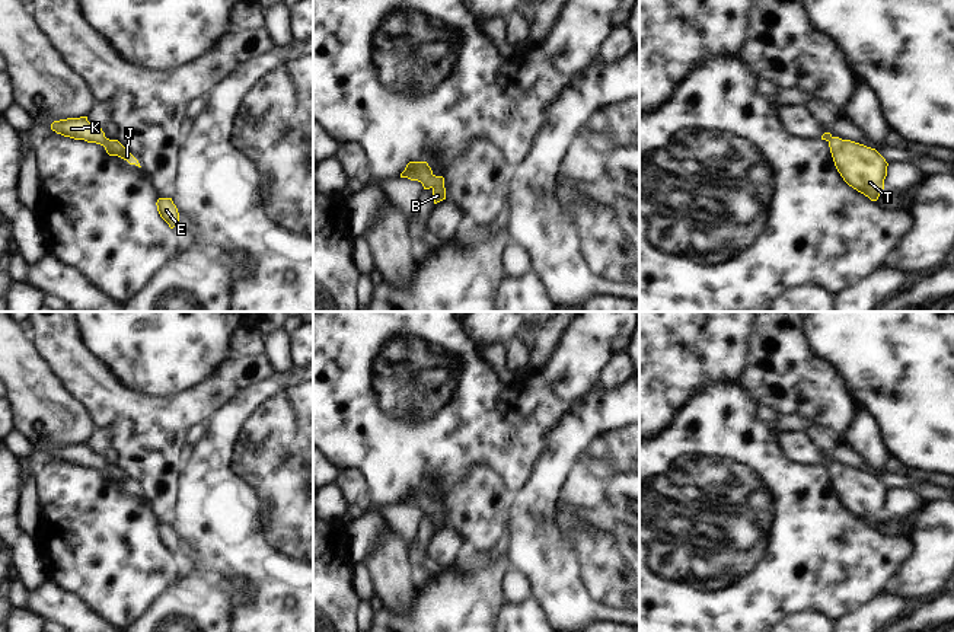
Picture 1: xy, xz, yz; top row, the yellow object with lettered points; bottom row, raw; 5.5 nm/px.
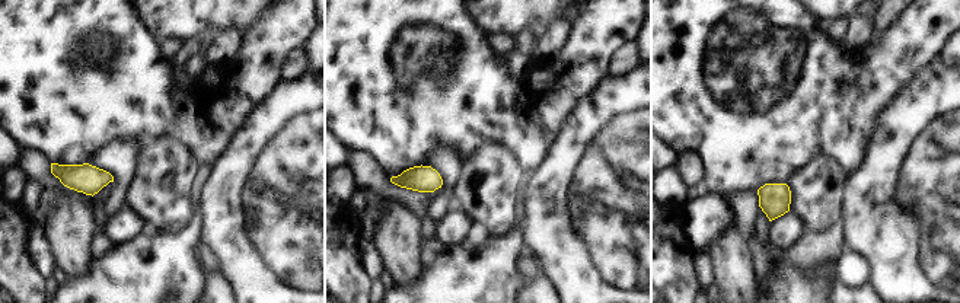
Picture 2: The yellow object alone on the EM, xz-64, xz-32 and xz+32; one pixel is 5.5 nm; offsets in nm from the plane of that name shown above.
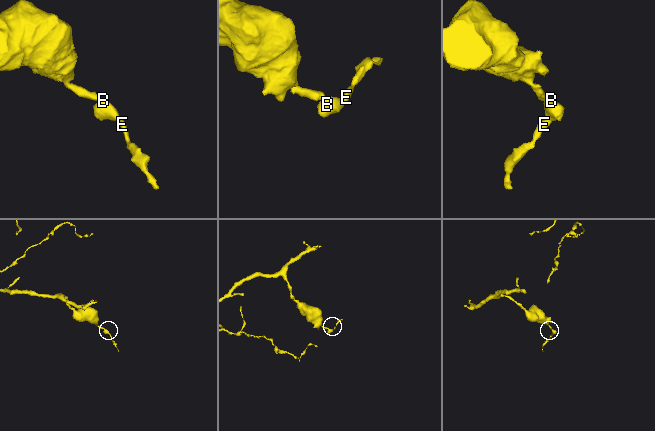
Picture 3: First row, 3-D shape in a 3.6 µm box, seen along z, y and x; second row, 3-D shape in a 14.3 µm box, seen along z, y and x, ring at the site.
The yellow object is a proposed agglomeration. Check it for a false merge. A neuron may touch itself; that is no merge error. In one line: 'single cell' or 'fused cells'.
single cell

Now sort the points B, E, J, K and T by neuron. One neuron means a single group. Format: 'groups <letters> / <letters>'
groups B E J K T

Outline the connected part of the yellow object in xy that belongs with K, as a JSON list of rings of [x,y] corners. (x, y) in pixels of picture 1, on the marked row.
[[[87,116],[54,121],[51,130],[64,137],[100,144],[109,156],[118,156],[130,165],[141,167],[138,160],[118,140],[106,138],[102,128],[93,127]]]

